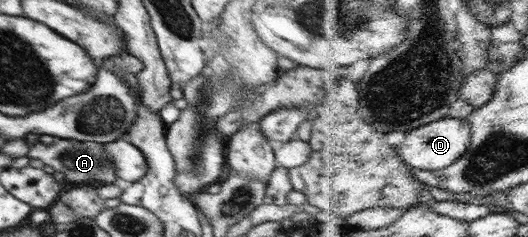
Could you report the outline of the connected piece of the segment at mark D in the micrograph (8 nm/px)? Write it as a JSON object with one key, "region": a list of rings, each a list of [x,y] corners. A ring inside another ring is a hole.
{"region":[[[444,118],[425,125],[423,128],[415,129],[414,131],[392,131],[392,133],[386,133],[392,146],[399,150],[398,155],[402,157],[413,169],[446,169],[451,165],[458,164],[464,156],[467,155],[469,149],[473,144],[473,123],[470,119],[458,119],[458,118]]]}

